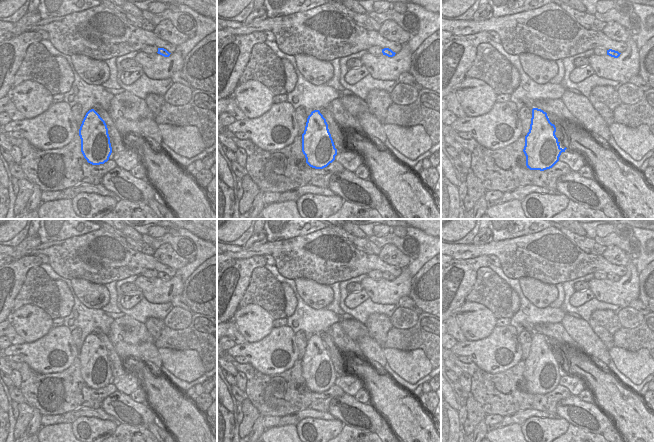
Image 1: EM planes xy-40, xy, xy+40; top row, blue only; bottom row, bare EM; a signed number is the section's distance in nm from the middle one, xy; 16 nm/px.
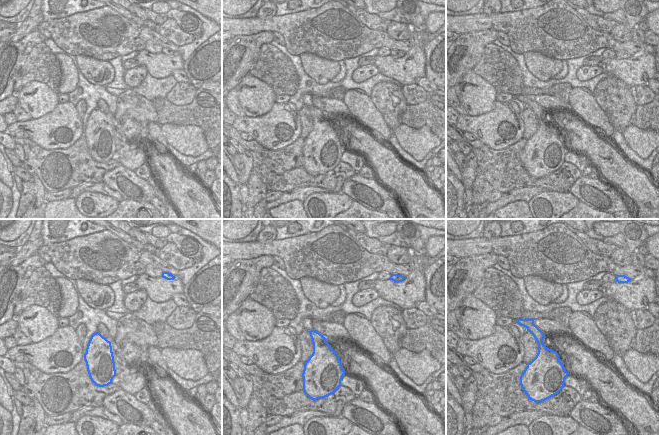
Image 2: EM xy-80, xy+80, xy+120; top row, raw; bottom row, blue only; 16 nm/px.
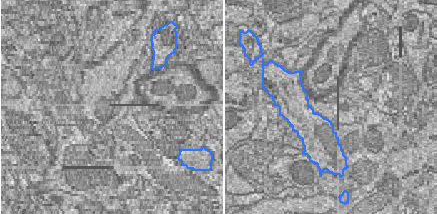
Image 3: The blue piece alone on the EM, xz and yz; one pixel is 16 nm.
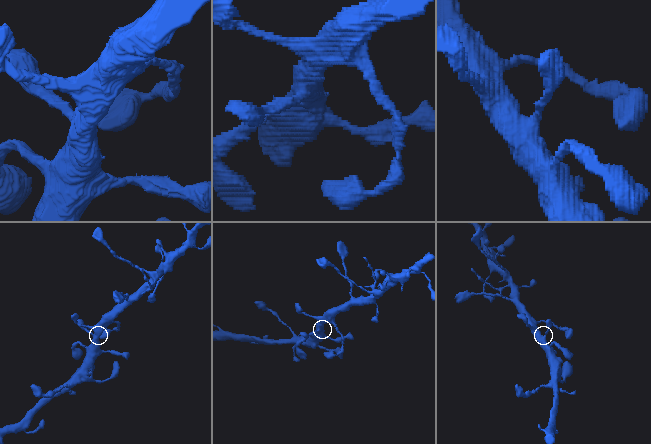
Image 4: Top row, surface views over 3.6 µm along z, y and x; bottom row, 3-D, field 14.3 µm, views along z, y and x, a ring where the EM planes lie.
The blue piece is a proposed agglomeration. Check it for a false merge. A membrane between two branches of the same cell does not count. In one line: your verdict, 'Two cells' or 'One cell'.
One cell

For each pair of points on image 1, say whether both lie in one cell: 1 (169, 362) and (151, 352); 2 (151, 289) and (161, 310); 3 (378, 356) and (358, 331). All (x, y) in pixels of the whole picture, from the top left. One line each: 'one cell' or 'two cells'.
1: two cells
2: two cells
3: one cell

